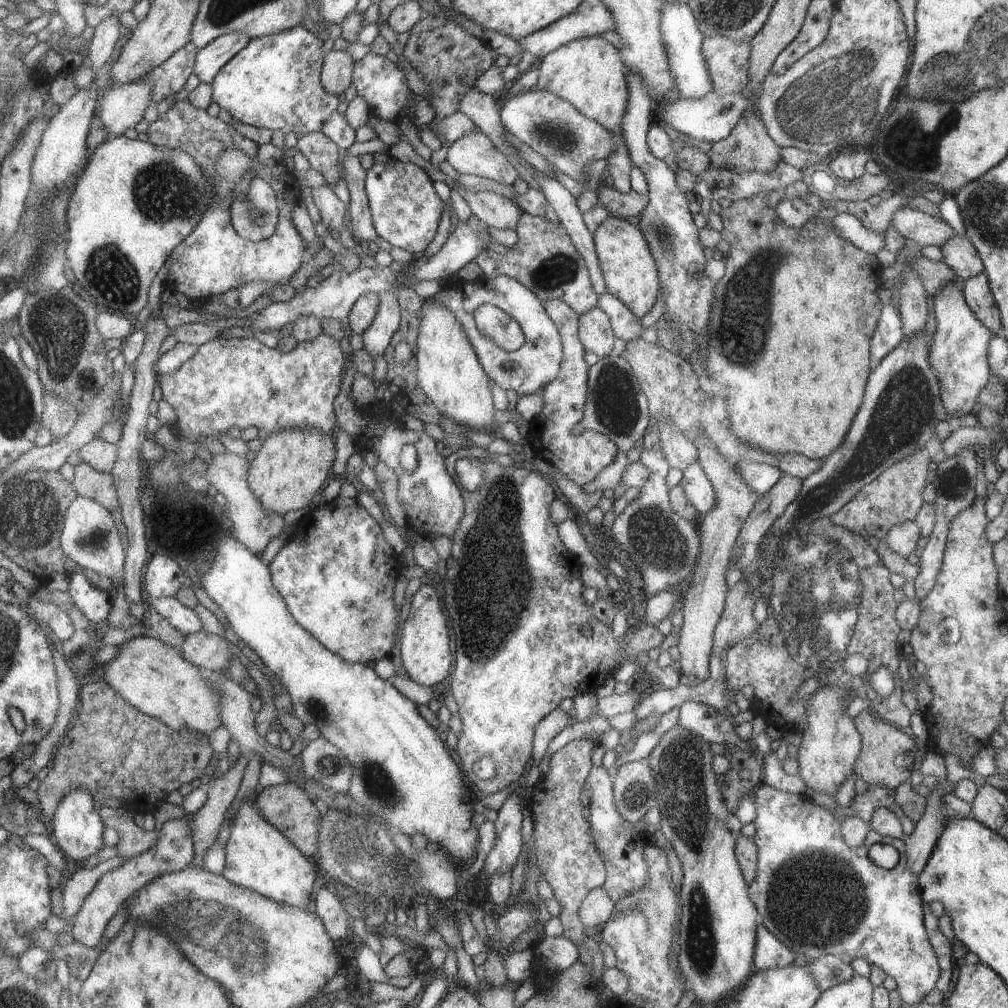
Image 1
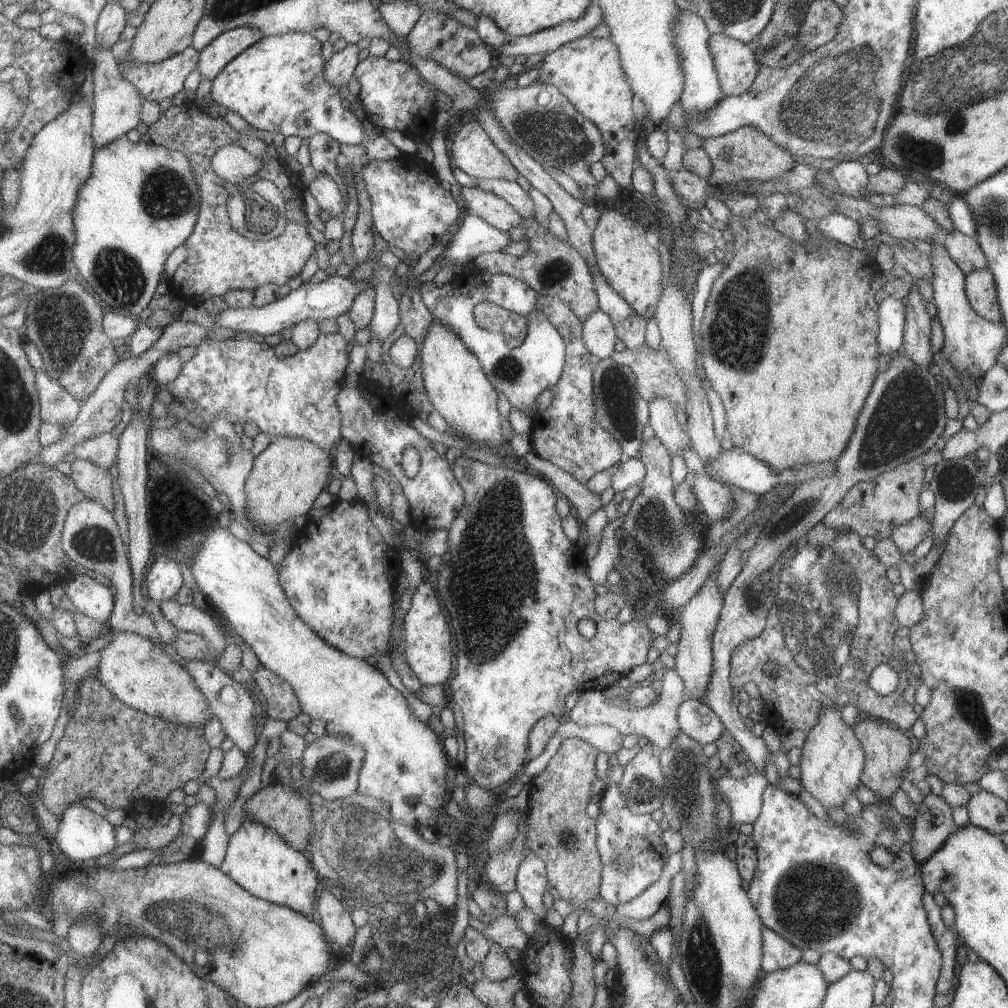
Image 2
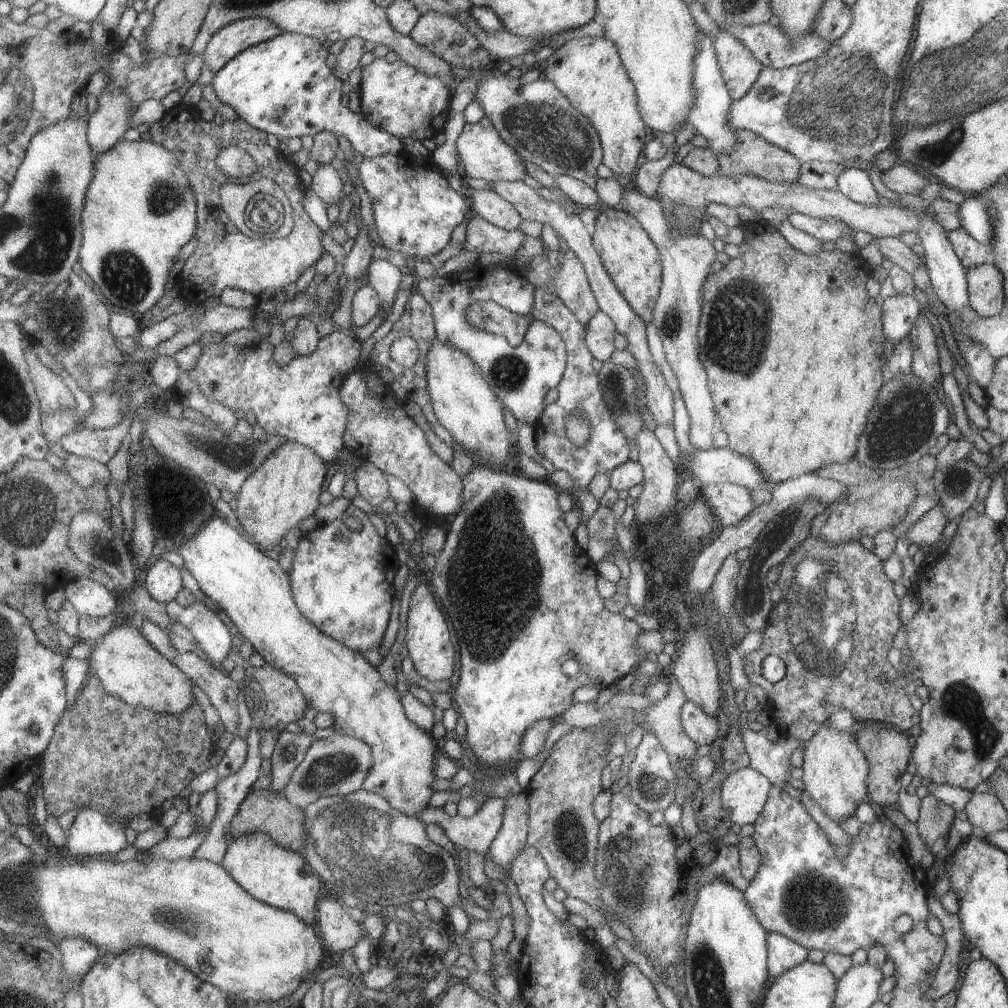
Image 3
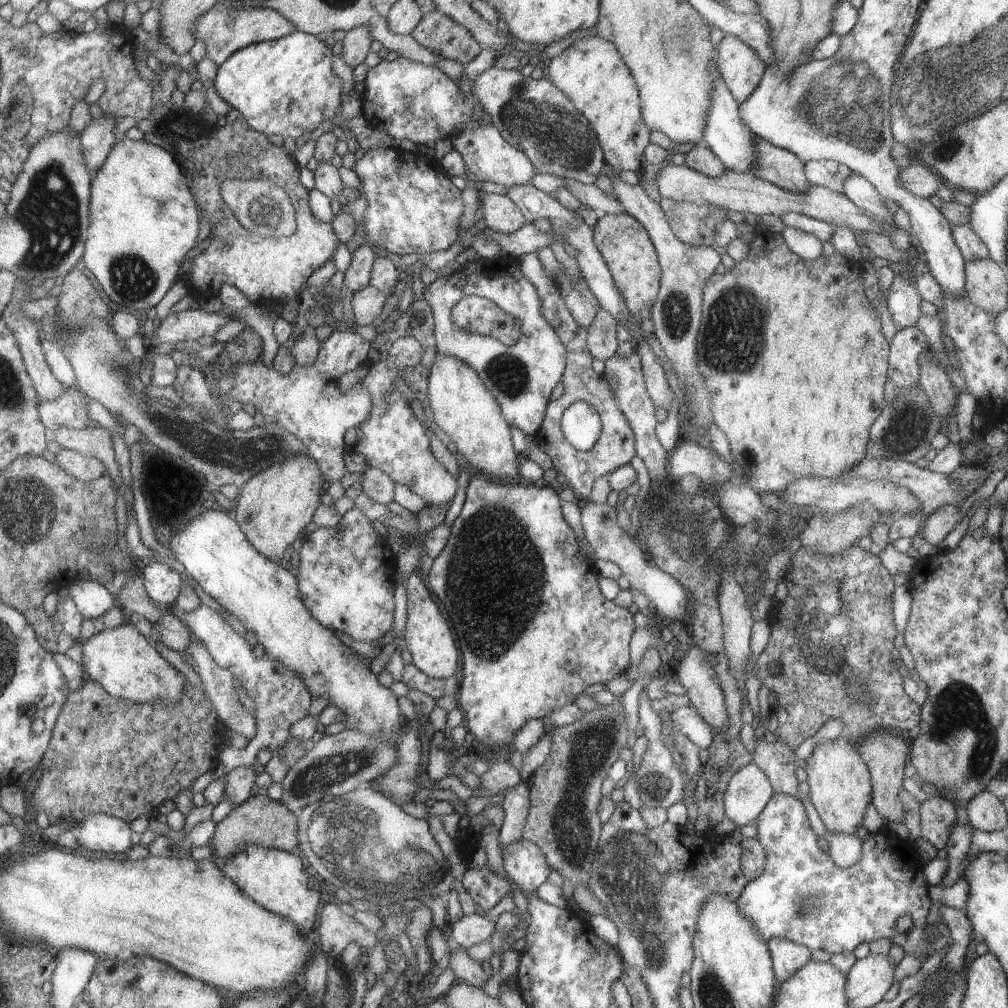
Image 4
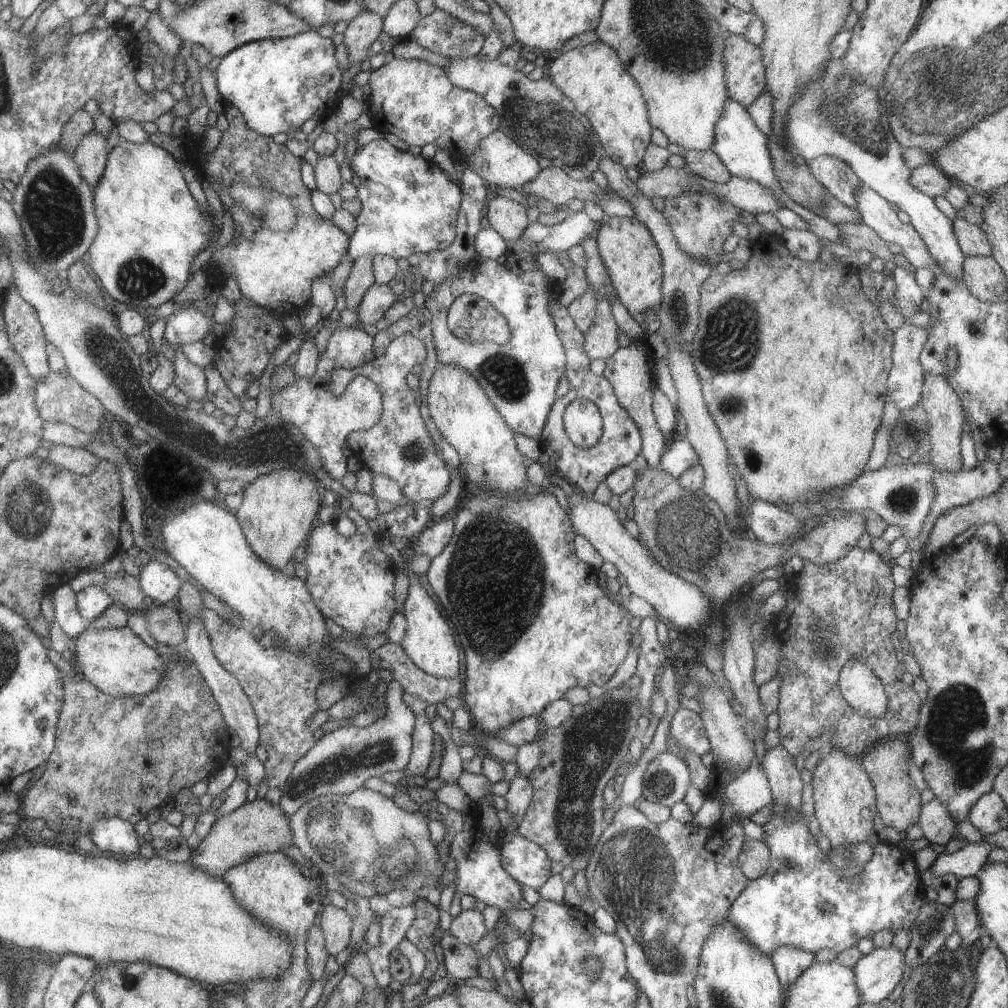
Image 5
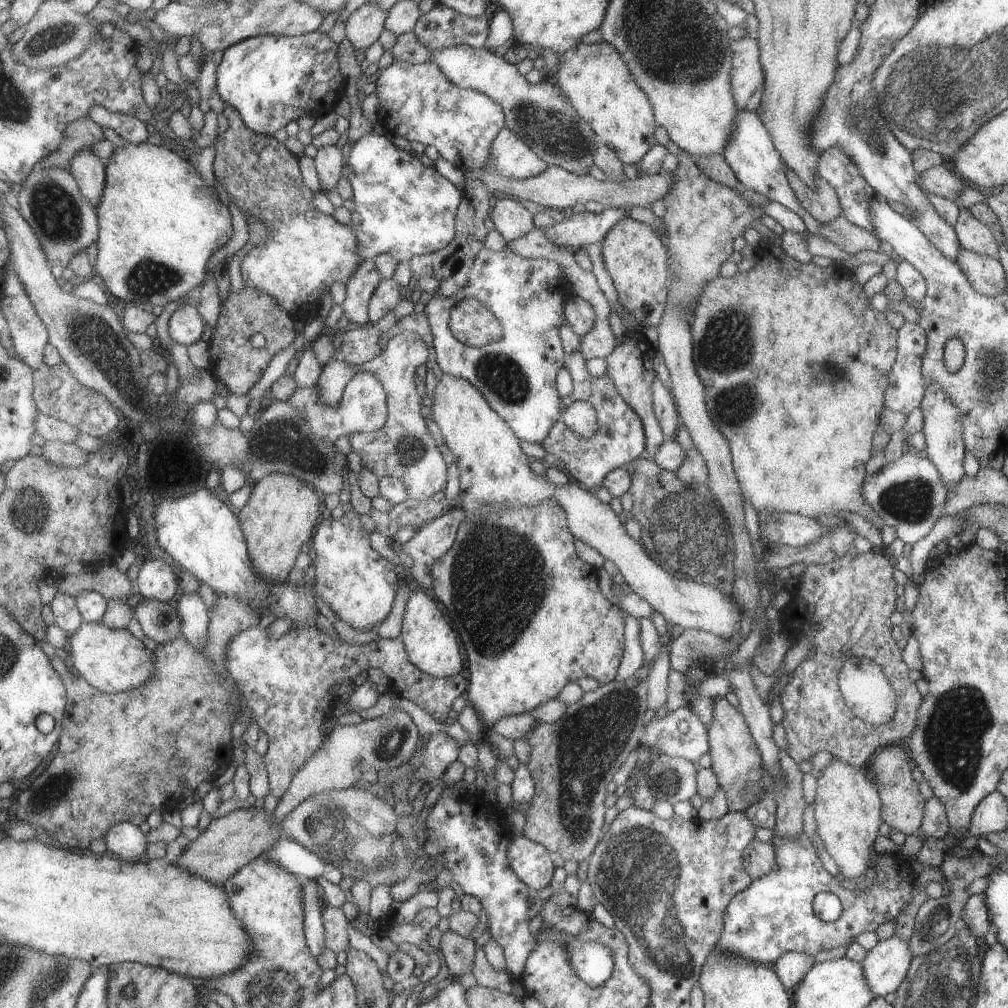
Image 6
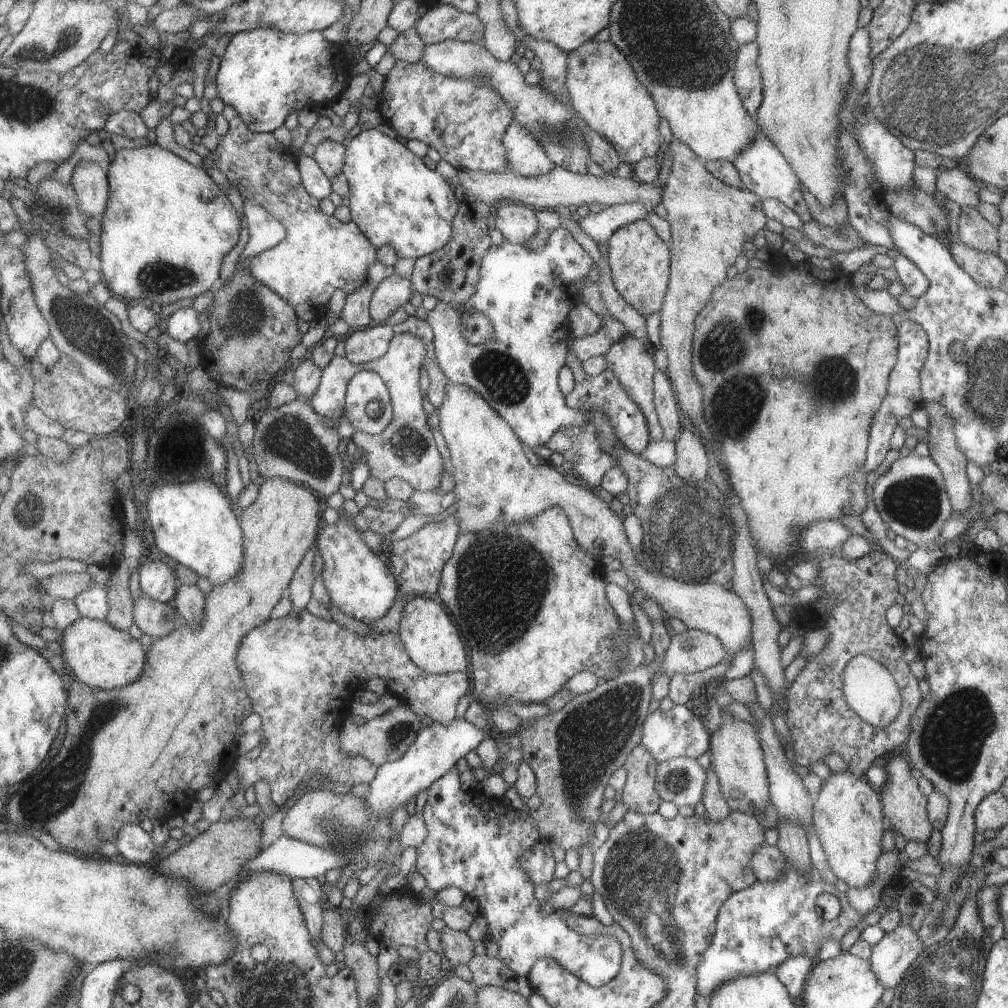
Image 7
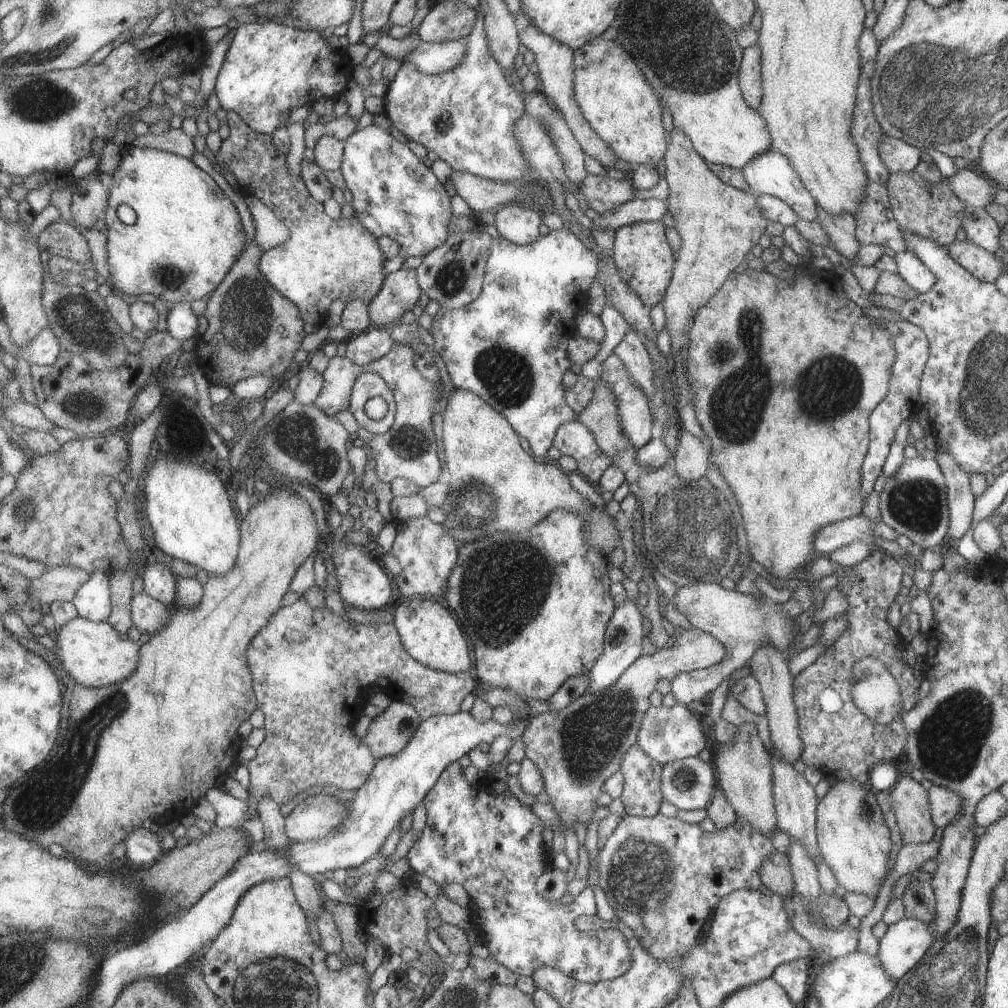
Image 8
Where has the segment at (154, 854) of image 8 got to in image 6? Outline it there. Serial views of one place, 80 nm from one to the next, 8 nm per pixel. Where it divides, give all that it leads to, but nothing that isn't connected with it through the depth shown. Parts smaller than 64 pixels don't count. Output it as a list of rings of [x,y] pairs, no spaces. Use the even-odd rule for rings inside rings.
[[[122,822],[112,824],[102,836],[103,844],[107,852],[113,852],[122,860],[145,859],[145,844],[147,843],[144,834],[138,826]]]

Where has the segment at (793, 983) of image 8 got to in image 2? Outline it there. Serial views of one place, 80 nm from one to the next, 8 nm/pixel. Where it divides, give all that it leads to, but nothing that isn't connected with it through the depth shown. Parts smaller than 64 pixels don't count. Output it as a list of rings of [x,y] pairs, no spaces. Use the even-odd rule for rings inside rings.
[[[762,926],[761,930],[761,971],[770,973],[787,968],[801,960],[803,952],[801,949],[790,945],[784,938],[781,938],[766,926]]]

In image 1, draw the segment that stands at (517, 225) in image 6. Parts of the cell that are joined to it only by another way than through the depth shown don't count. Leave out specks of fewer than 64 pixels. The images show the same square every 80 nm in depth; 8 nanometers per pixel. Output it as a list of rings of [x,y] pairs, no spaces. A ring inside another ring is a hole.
[[[455,188],[470,208],[471,215],[483,221],[487,227],[514,230],[522,210],[507,197],[491,191],[471,192]]]

